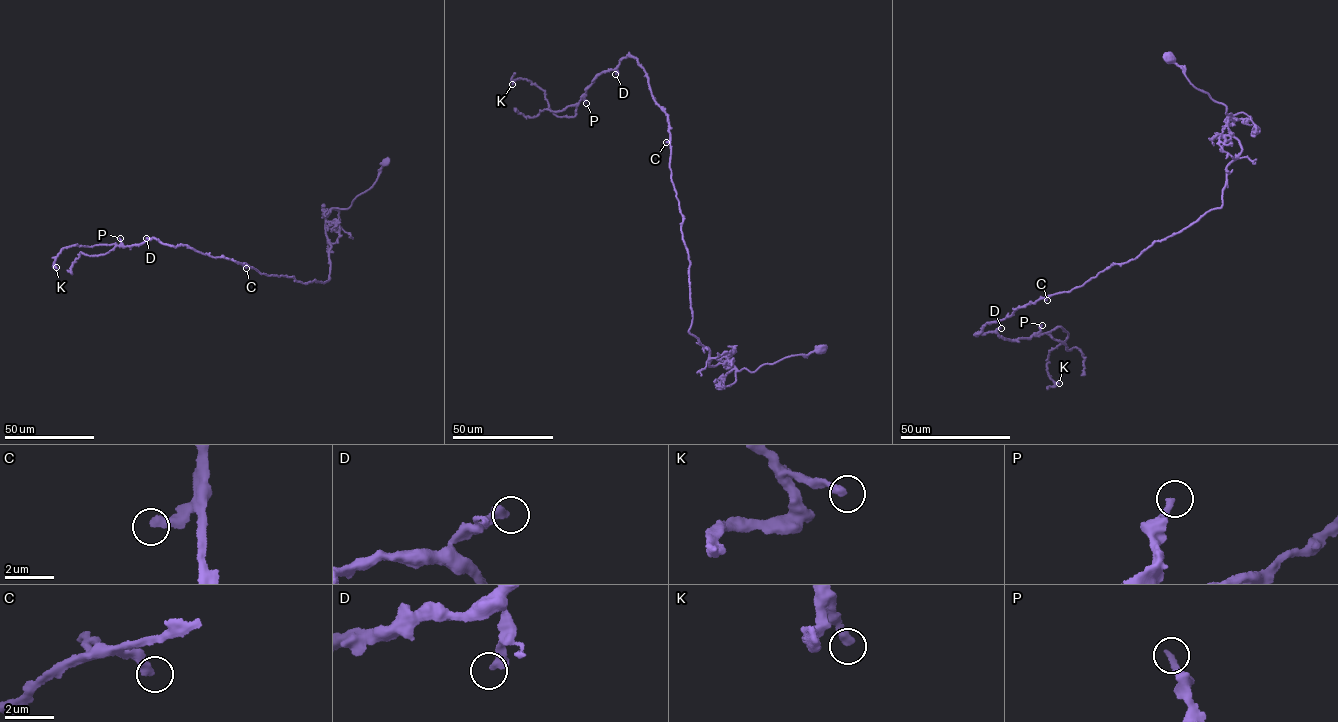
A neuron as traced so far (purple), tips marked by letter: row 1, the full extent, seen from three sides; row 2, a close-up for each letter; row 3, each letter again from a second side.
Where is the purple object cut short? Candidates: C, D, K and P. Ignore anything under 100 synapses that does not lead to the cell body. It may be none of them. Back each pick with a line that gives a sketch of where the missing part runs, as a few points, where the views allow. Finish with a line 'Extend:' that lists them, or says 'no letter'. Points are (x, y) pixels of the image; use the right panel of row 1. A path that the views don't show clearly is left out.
P: missing branch runs (1042, 325), (1056, 317), (1071, 324), (1079, 322), (1071, 305), (1045, 312)
Extend: P

